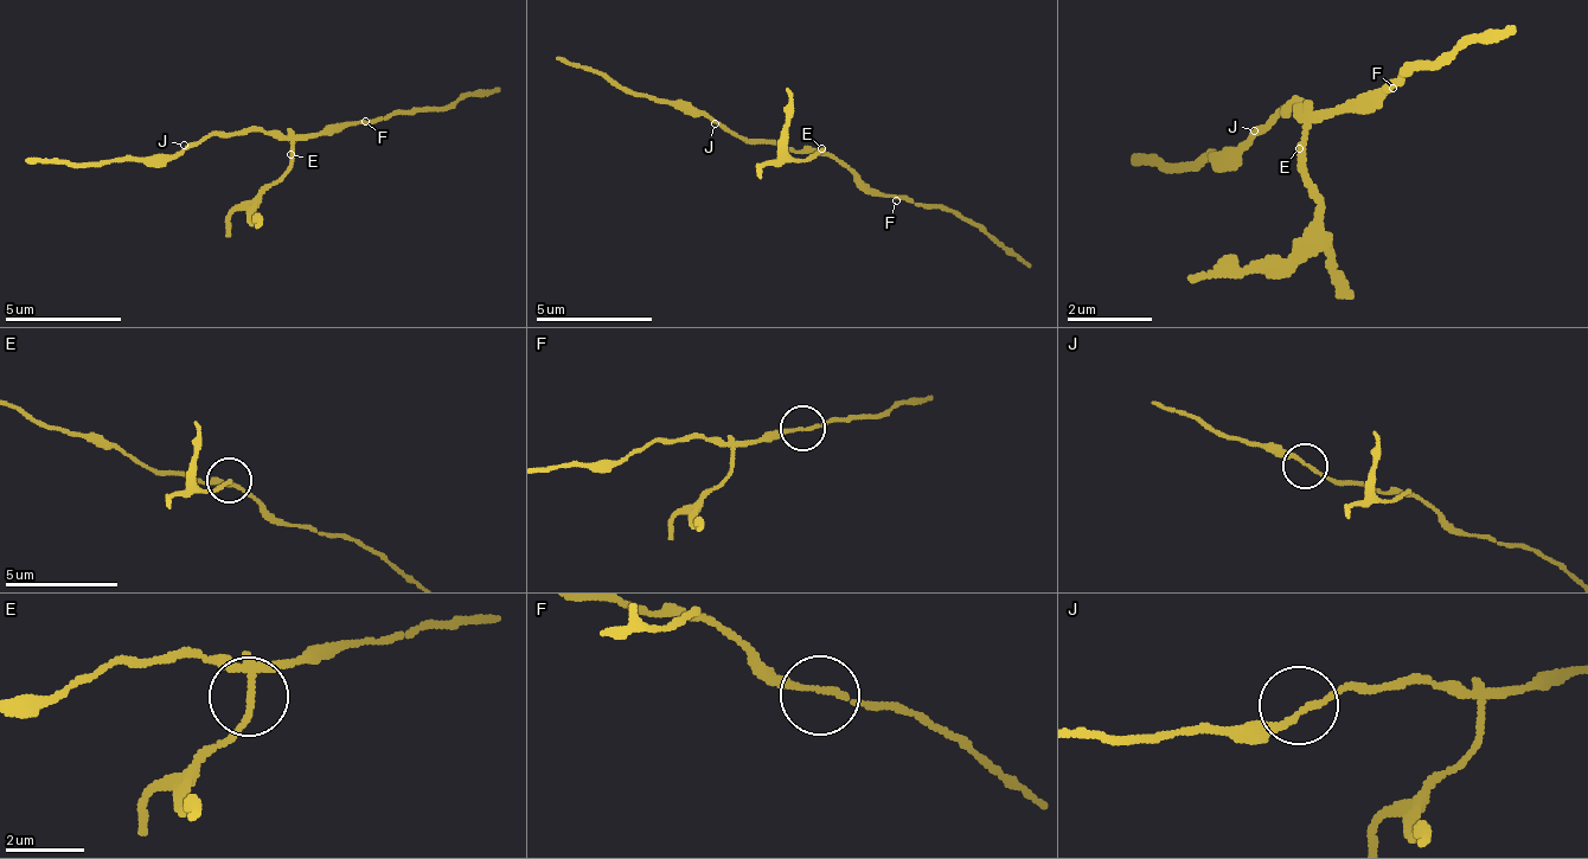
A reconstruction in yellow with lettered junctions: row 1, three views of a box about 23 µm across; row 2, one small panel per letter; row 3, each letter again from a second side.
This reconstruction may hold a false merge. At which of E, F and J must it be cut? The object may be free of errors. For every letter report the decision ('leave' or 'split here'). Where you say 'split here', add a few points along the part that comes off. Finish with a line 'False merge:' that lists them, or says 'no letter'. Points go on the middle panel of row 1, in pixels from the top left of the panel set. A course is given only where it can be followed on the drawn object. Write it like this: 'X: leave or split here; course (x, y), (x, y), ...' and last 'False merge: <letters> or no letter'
E: split here; course (820, 147), (802, 159), (785, 147), (785, 89)
F: leave
J: leave
False merge: E

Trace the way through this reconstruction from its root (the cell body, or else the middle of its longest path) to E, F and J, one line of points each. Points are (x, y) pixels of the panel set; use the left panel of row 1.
E: (266, 133), (277, 133), (289, 145), (289, 156)
F: (266, 133), (331, 133), (335, 127), (365, 121)
J: (266, 133), (213, 133), (196, 145), (184, 145)

